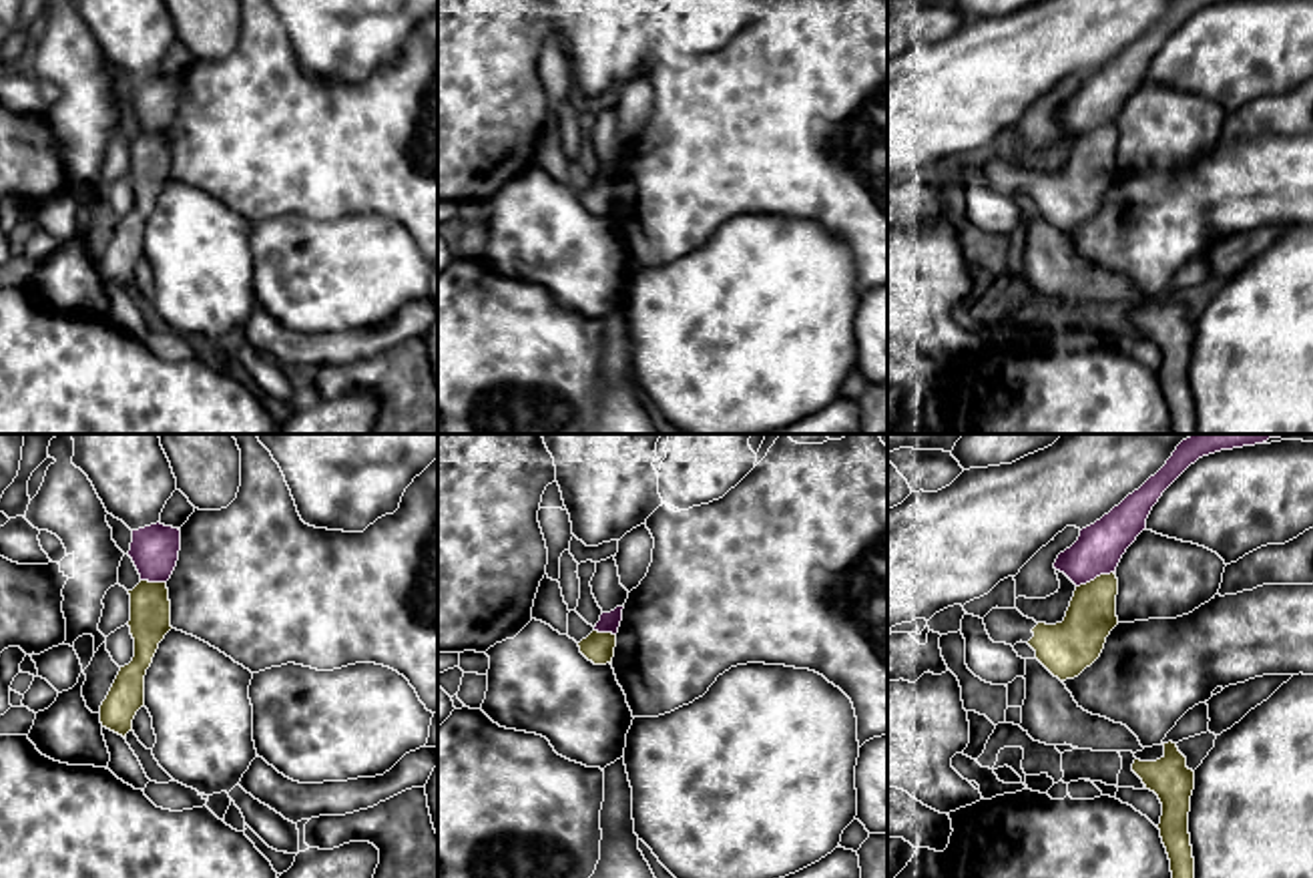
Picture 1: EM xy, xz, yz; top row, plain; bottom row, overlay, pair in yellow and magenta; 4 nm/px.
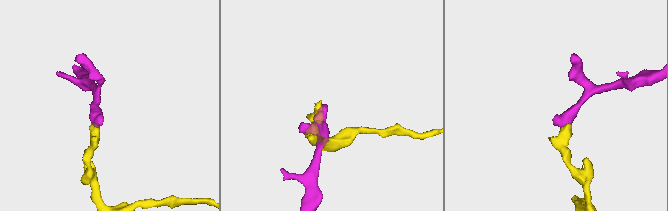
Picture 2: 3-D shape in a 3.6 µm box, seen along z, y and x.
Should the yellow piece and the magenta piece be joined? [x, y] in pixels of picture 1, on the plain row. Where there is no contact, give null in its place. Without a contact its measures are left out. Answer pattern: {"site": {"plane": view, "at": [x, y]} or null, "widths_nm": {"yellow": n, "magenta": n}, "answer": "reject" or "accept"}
{"site": {"plane": "yz", "at": [1097, 127]}, "widths_nm": {"yellow": 200, "magenta": 190}, "answer": "reject"}

